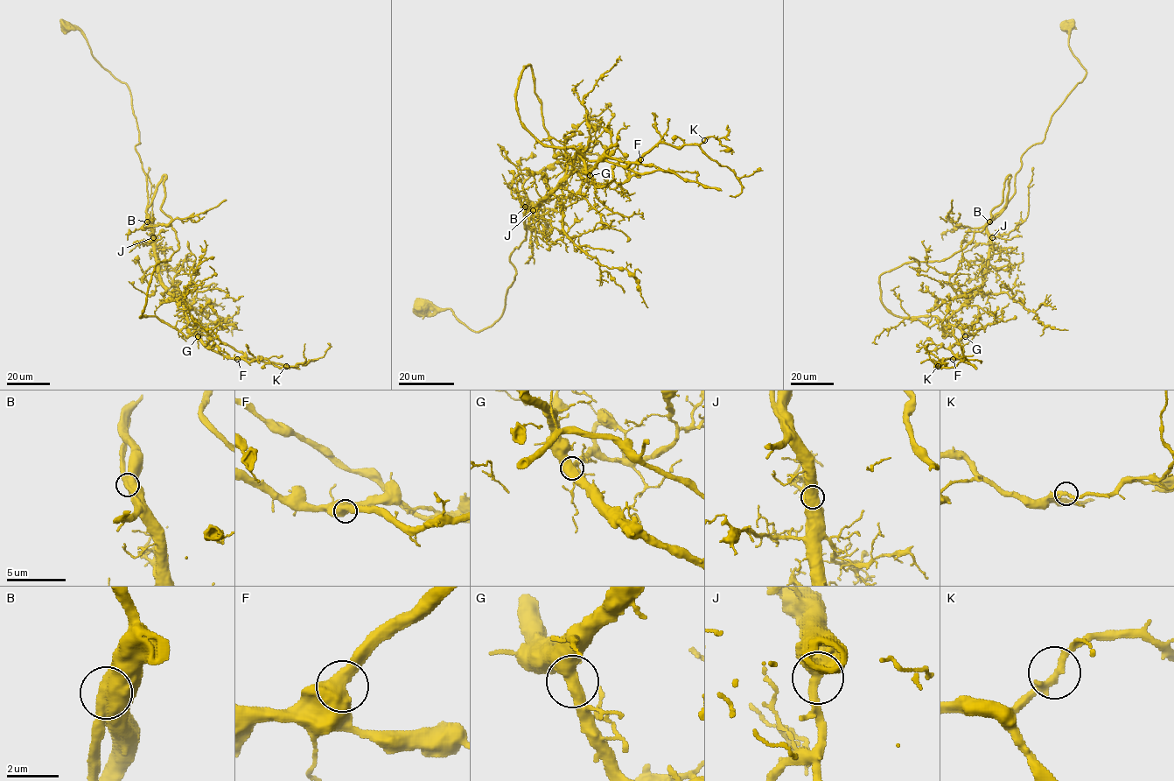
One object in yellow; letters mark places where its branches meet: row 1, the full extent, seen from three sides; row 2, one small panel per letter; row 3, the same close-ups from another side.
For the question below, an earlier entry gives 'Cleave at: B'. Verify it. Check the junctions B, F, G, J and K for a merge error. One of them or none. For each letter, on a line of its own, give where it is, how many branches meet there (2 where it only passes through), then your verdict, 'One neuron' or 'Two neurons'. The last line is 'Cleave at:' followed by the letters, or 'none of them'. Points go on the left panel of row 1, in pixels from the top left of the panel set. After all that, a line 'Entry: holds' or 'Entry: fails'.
B: Place: (147, 221). Branches: 2. One neuron
F: Place: (237, 359). Branches: 2. One neuron
G: Place: (198, 336). Branches: 2. One neuron
J: Place: (153, 237). Branches: 2. One neuron
K: Place: (286, 366). Branches: 2. One neuron
Cleave at: none of them
Entry: fails

